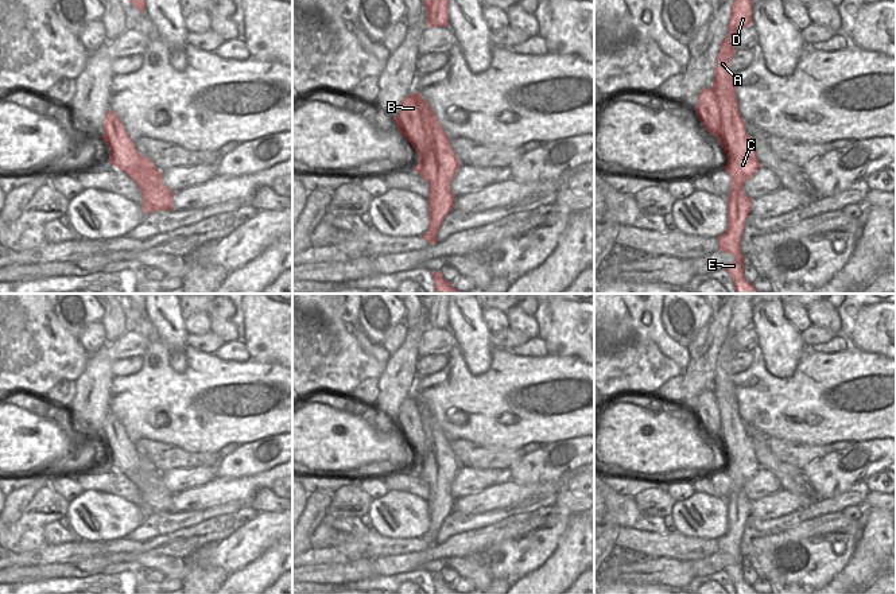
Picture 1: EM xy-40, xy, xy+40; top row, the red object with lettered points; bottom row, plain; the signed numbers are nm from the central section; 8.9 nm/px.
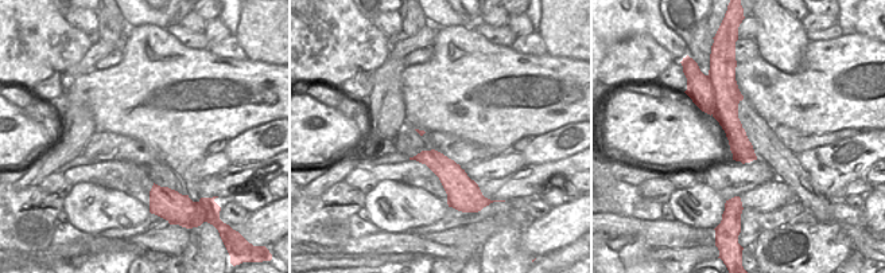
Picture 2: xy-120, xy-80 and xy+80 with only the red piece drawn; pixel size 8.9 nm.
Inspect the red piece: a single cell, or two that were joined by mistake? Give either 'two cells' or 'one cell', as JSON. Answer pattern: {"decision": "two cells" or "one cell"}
{"decision": "two cells"}

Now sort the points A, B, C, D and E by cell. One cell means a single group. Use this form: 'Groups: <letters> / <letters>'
Groups: A D E / B C.

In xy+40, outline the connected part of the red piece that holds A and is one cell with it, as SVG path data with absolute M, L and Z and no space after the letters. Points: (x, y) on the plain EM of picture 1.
M736 294L730 310L728 337L719 348L713 383L724 428L724 432L717 439L722 449L730 447L733 450L737 469L745 457L752 454L753 446L738 412L736 385L730 372L730 362L737 352L732 348L730 339L734 334L752 326L752 306L750 294Z

